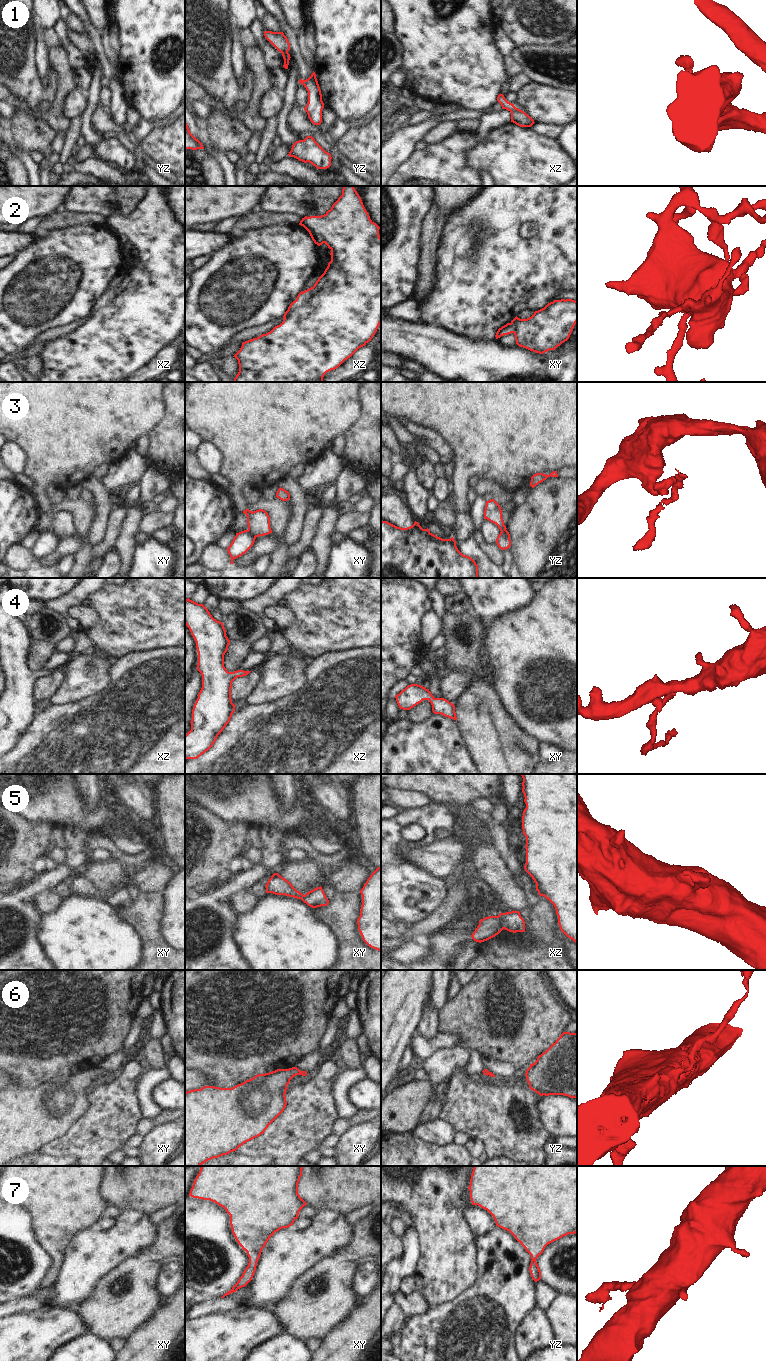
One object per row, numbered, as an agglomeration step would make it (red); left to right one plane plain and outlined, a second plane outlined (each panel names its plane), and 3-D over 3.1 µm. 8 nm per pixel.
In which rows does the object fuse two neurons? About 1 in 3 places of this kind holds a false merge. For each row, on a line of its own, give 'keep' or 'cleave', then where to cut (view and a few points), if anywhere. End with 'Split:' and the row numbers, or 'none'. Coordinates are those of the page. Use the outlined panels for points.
1: cleave; cut in xz along (514, 106), (510, 111)
2: cleave; cut in xz along (302, 218), (305, 225), (318, 233), (324, 242)
3: cleave; cut in xy along (247, 530), (255, 537)
4: keep; no cut
5: cleave; cut in xz along (498, 915), (503, 928)
6: keep; no cut
7: keep; no cut
Split: 1, 2, 3, 5

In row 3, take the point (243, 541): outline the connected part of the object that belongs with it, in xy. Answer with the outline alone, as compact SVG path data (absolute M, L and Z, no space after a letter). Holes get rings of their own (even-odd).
M248 530L236 533L232 543L227 548L227 551L231 557L230 564L233 564L233 560L245 554L254 544L256 537Z

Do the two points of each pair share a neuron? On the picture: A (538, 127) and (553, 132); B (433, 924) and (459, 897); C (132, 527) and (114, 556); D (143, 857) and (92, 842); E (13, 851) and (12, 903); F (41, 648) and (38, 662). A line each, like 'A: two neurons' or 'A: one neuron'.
A: one neuron
B: one neuron
C: two neurons
D: one neuron
E: two neurons
F: one neuron

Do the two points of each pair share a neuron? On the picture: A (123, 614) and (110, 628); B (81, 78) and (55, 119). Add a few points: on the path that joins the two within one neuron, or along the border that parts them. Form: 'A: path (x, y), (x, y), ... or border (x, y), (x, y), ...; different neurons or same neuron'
A: path (121, 617), (113, 625); same neuron
B: border (73, 69), (73, 82), (76, 87); different neurons

